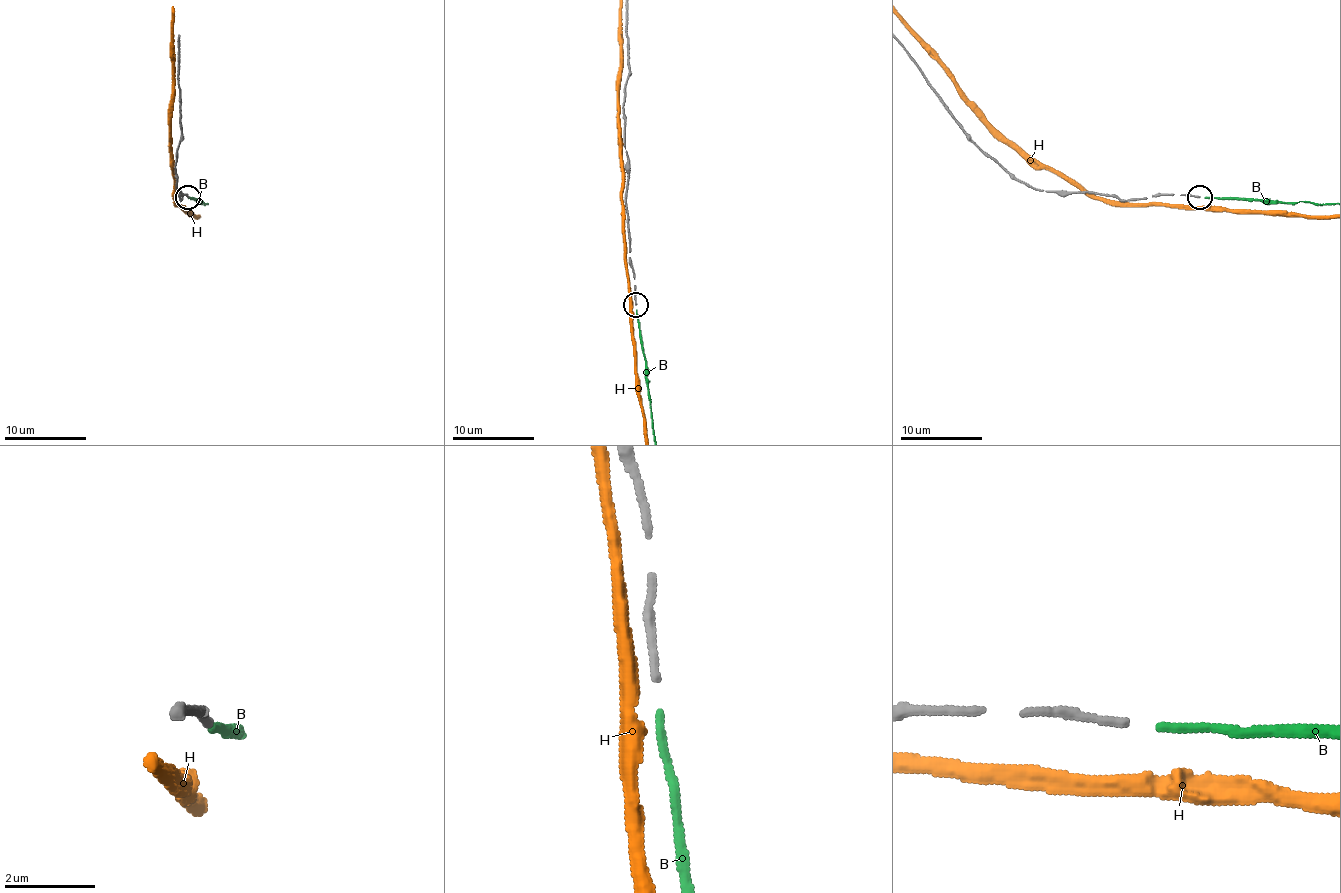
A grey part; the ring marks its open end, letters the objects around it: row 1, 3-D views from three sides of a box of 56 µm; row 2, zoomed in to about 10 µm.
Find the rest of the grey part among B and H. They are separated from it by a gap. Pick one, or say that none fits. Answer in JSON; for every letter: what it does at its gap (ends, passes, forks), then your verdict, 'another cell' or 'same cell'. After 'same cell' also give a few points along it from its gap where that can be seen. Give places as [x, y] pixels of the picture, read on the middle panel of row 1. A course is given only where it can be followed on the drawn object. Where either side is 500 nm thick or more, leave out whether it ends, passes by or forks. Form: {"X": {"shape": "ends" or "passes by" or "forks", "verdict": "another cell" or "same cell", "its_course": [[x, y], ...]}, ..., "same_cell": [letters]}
{"B": {"shape": "ends", "verdict": "same cell"}, "H": {"shape": "passes by", "verdict": "another cell"}, "same_cell": ["B"]}

